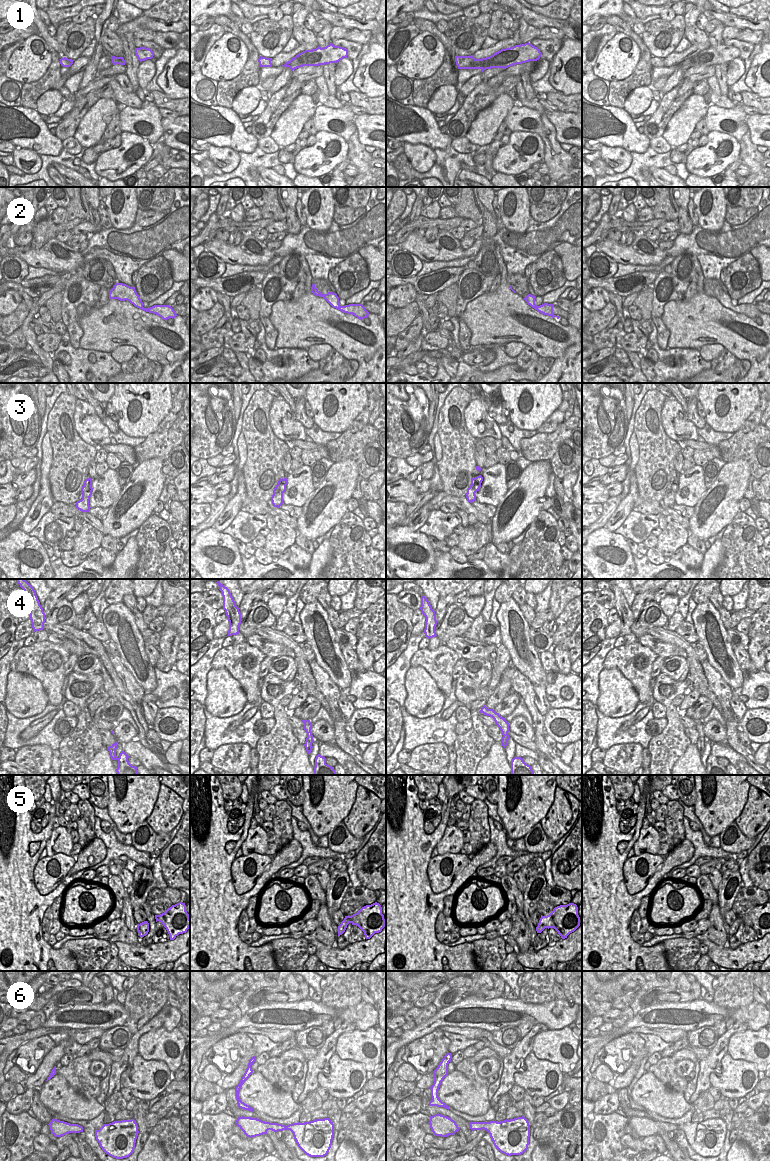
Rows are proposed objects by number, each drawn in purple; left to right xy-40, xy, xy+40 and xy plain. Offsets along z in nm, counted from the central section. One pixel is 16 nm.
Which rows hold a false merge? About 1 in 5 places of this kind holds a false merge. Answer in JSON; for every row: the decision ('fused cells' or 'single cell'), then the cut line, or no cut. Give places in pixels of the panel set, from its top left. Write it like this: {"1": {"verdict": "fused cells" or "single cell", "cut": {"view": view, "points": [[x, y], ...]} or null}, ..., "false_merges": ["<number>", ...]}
{"1": {"verdict": "single cell", "cut": null}, "2": {"verdict": "single cell", "cut": null}, "3": {"verdict": "single cell", "cut": null}, "4": {"verdict": "fused cells", "cut": {"view": "xy", "points": [[307, 734], [312, 737]]}}, "5": {"verdict": "single cell", "cut": null}, "6": {"verdict": "single cell", "cut": null}, "false_merges": ["4"]}

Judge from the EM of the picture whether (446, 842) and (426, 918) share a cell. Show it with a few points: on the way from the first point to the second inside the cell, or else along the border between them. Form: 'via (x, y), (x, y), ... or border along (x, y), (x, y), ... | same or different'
border along (447, 826), (442, 838), (435, 846) | different

